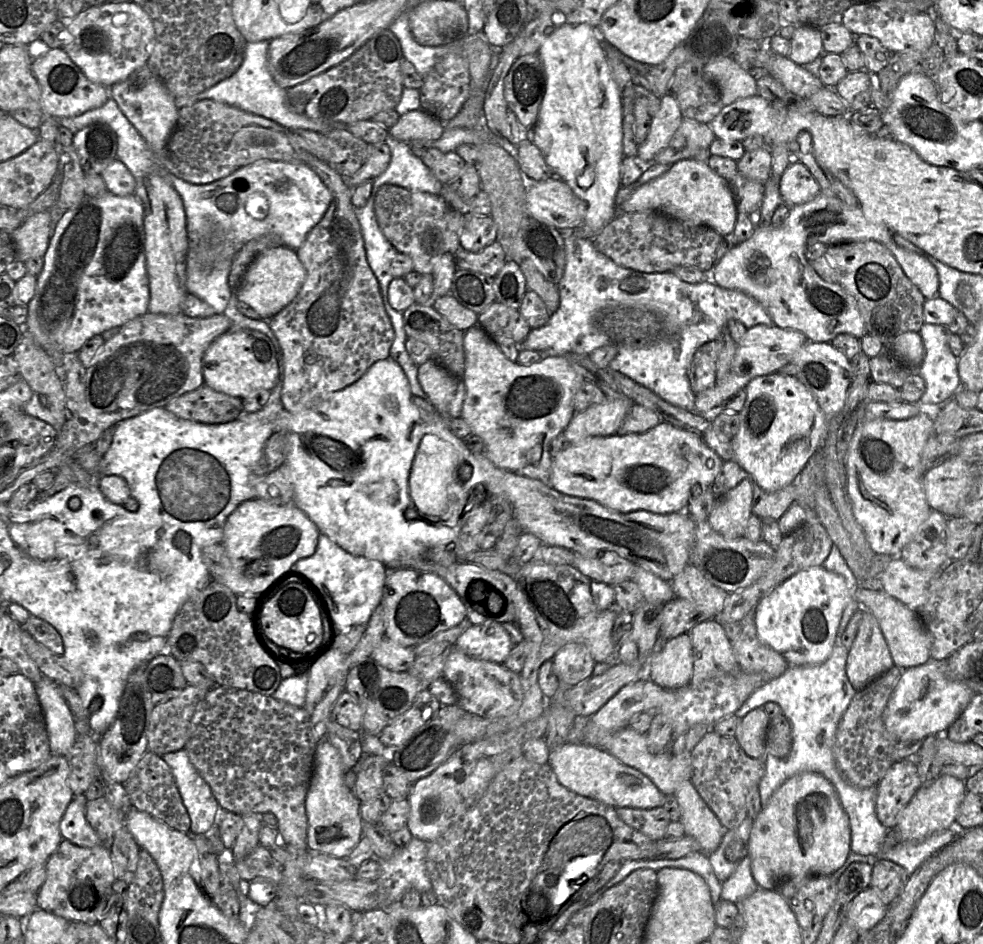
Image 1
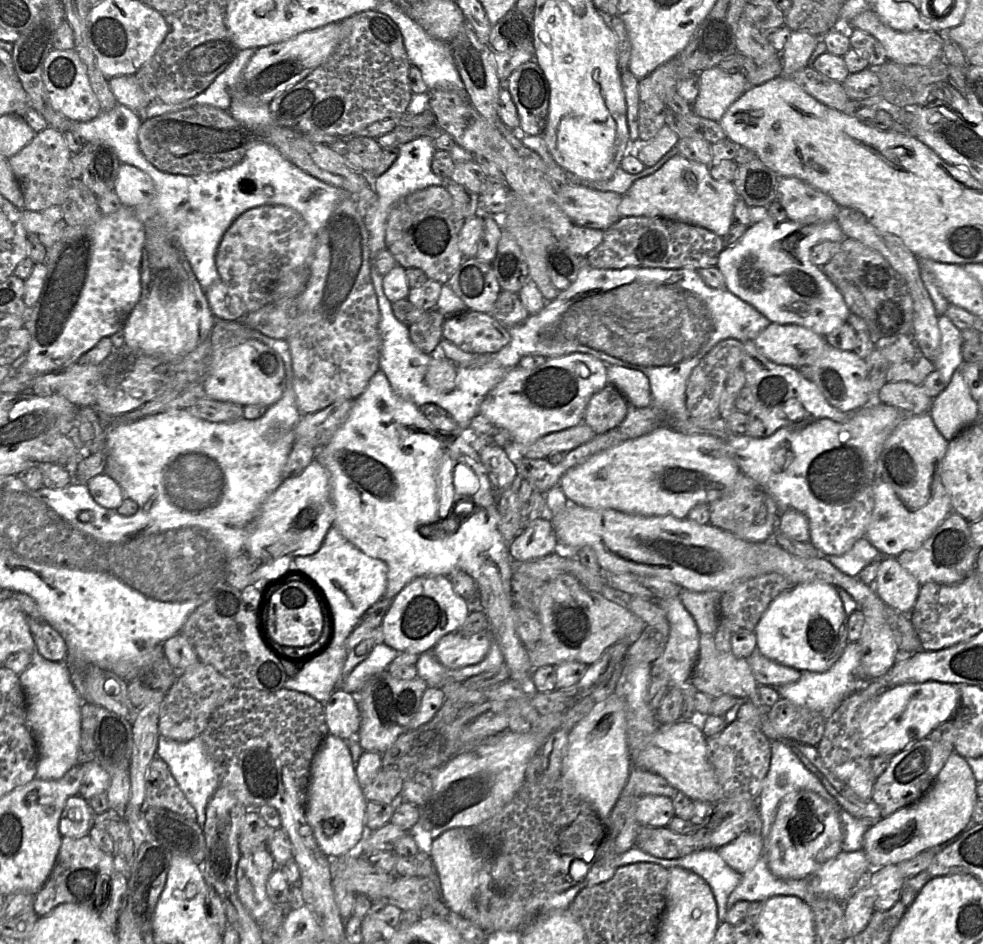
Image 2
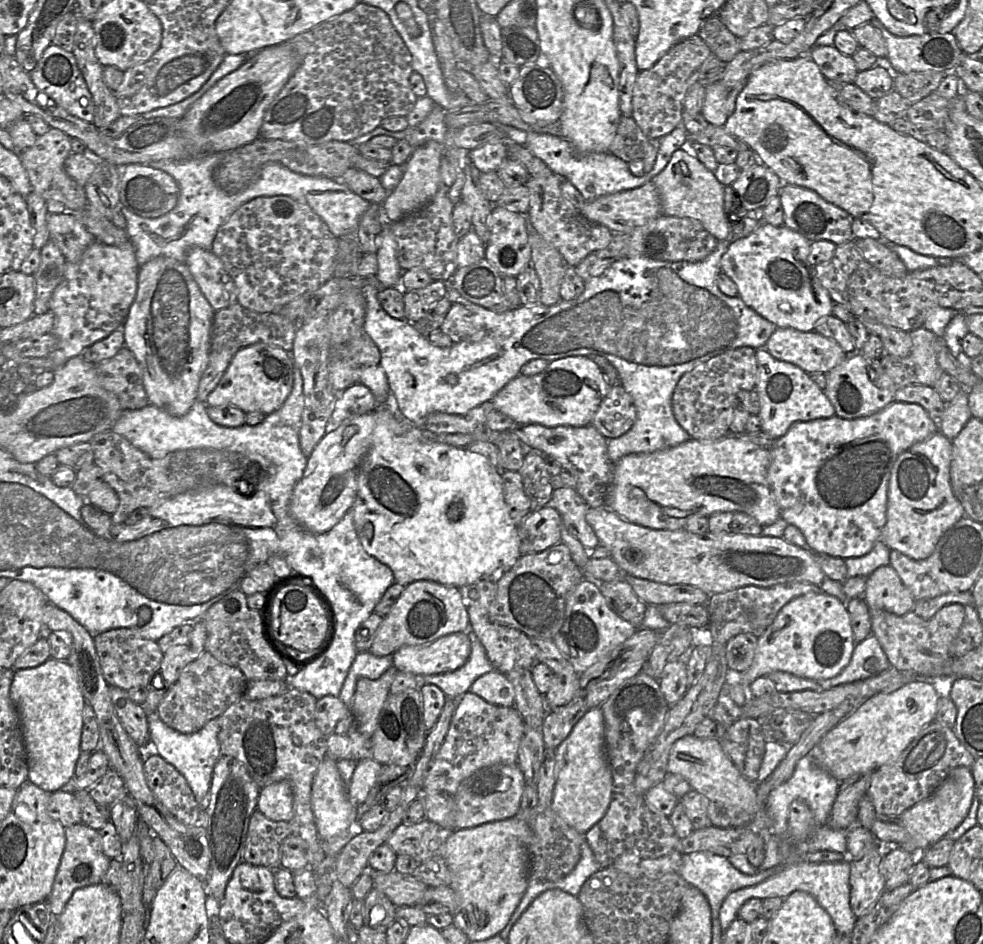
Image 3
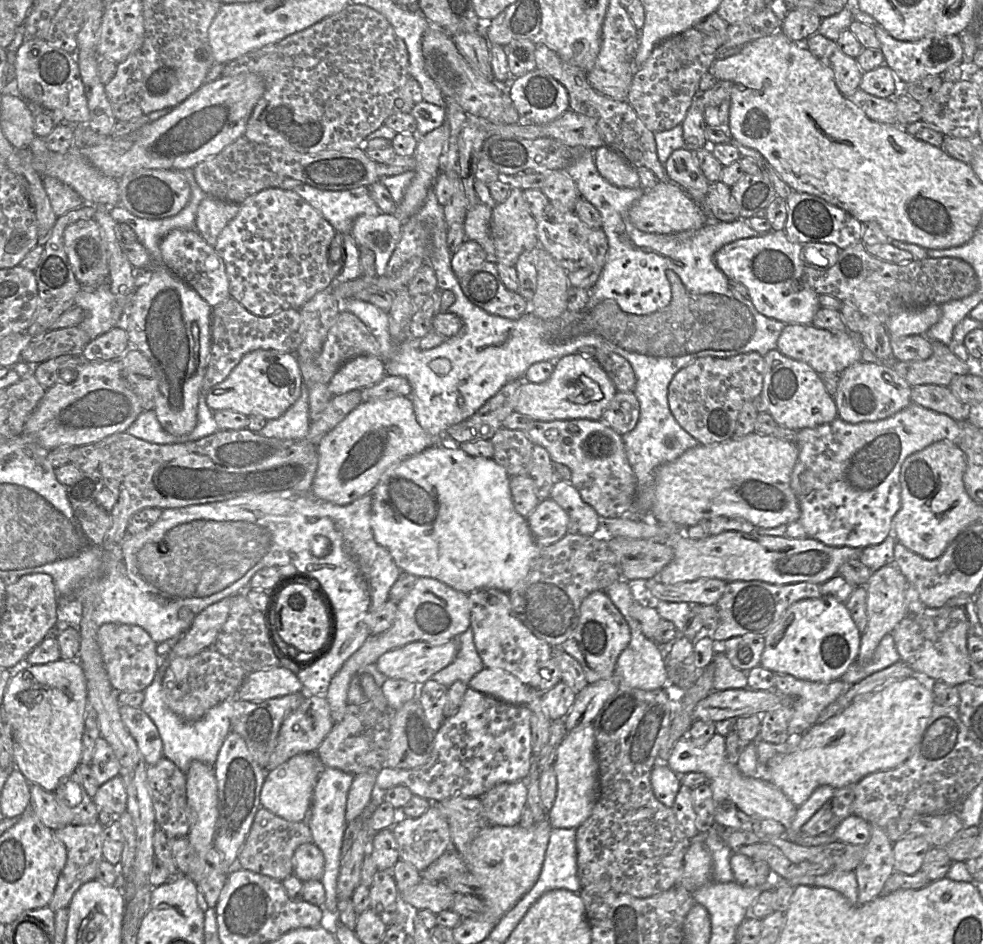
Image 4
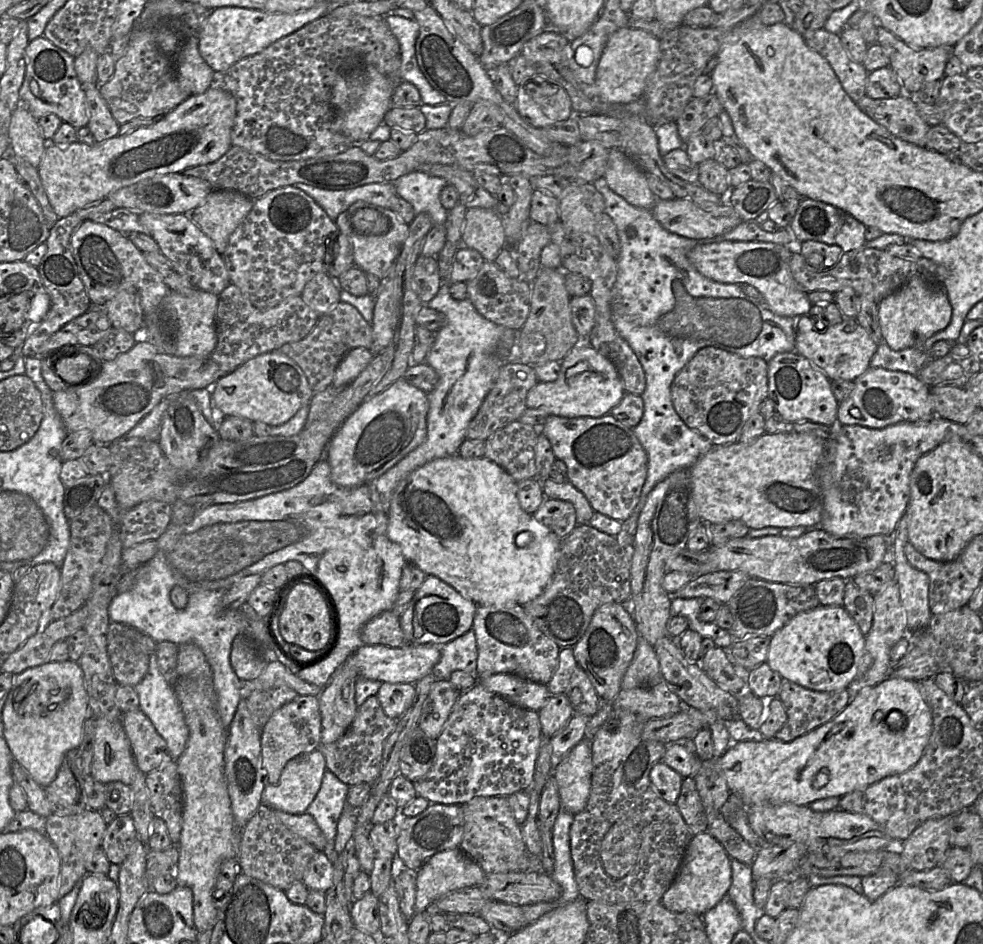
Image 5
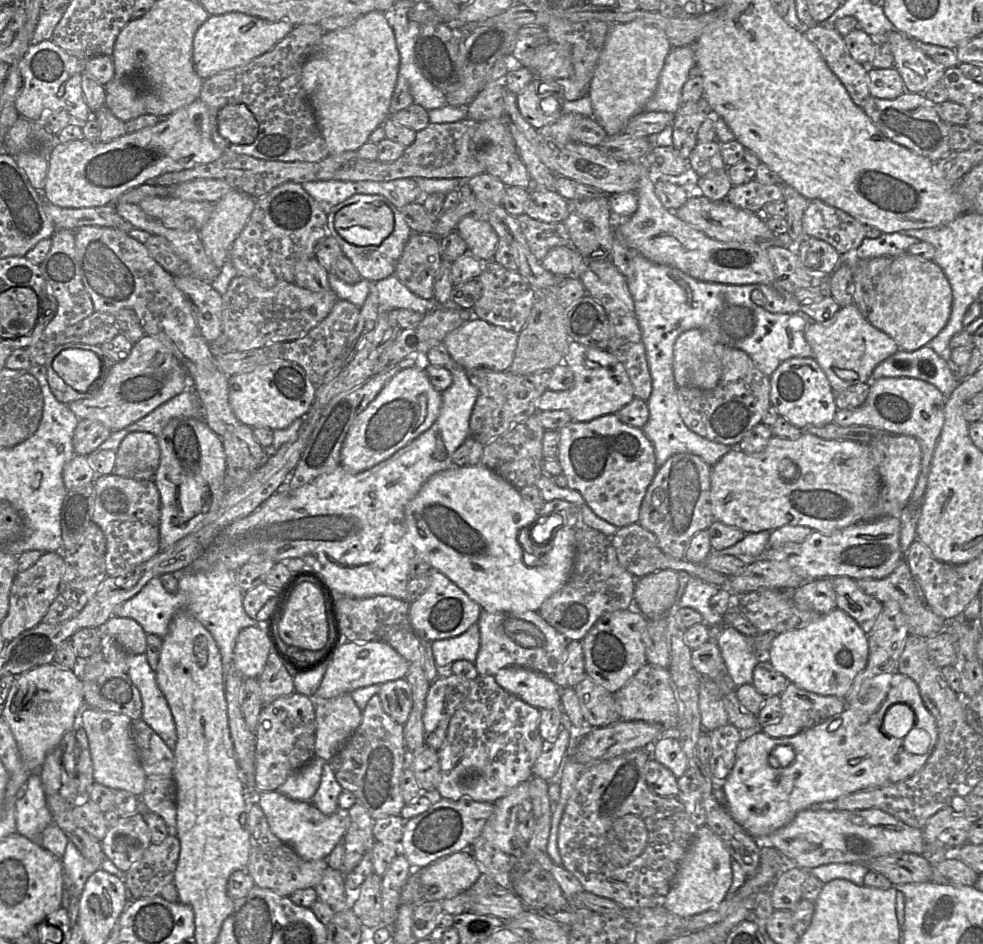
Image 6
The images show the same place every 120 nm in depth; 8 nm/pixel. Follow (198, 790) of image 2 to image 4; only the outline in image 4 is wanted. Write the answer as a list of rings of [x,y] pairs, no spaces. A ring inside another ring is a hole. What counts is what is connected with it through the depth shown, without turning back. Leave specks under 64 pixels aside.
[[[165,656],[159,657],[158,671],[152,683],[143,691],[144,700],[140,708],[150,717],[158,729],[163,742],[163,756],[172,761],[184,774],[195,760],[214,766],[218,753],[227,735],[231,732],[230,725],[235,699],[227,699],[214,706],[197,721],[187,722],[181,719],[167,706],[164,700],[162,674],[160,674],[159,668]]]

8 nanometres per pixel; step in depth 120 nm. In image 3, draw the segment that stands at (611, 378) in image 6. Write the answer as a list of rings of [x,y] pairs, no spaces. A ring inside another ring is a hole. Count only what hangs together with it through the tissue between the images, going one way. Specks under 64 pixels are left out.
[[[570,356],[549,362],[546,369],[536,375],[525,376],[520,373],[489,401],[493,403],[495,411],[512,418],[517,425],[539,424],[545,427],[584,427],[591,424],[610,388],[611,384],[603,371],[592,359],[586,356]]]

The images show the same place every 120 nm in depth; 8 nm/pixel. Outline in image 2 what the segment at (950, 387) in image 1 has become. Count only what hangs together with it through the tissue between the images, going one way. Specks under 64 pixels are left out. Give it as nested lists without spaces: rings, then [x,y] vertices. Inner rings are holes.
[[[946,316],[939,317],[937,323],[941,333],[941,344],[933,365],[944,382],[949,385],[954,372],[964,363],[961,330]]]

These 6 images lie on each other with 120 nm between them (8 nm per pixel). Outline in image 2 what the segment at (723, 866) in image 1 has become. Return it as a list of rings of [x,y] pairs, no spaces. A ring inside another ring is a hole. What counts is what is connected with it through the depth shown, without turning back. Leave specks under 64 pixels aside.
[[[747,830],[736,839],[717,849],[720,857],[734,871],[743,875],[751,870],[763,854],[763,839]]]

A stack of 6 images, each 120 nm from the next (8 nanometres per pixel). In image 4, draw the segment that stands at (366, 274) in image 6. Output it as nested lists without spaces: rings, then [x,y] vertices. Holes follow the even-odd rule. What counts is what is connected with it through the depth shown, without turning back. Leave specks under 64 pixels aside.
[[[380,213],[376,216],[360,215],[353,224],[350,234],[359,247],[367,247],[375,254],[378,276],[386,273],[387,264],[401,238],[403,221],[393,214]]]

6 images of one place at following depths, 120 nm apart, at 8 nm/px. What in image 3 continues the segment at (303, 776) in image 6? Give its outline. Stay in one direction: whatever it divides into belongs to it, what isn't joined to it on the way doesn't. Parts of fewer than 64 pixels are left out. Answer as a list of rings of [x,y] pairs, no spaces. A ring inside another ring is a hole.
[[[280,781],[262,788],[256,810],[272,821],[290,822],[294,817],[291,784]]]

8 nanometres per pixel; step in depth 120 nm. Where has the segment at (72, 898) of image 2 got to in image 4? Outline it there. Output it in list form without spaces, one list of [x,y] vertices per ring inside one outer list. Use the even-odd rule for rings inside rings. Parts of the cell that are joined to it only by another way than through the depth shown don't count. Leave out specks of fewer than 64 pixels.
[[[98,821],[88,825],[69,824],[57,830],[54,834],[66,848],[66,863],[61,871],[49,907],[55,912],[67,908],[75,892],[86,882],[96,878],[96,871],[103,859],[103,828]]]

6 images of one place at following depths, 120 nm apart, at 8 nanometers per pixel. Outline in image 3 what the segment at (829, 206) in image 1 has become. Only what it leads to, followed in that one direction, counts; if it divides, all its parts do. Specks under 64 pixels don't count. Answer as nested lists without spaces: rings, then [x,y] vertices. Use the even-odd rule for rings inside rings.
[[[762,222],[750,235],[729,244],[720,260],[721,270],[736,284],[738,296],[743,302],[777,327],[813,331],[819,320],[832,314],[834,302],[817,278],[815,266],[808,261],[811,243],[785,225],[773,226]]]

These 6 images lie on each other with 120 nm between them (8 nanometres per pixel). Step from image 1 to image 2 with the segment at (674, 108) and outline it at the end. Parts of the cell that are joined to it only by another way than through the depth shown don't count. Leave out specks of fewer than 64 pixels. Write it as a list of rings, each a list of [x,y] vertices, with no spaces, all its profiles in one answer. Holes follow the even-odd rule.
[[[666,124],[653,138],[630,142],[628,153],[637,157],[646,167],[650,167],[670,151],[677,144],[678,139],[675,131]]]

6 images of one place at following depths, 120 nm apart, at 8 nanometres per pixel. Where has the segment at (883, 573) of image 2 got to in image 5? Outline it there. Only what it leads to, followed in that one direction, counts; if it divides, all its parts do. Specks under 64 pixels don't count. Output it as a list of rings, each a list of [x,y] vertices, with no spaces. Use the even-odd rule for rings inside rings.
[[[896,580],[884,584],[873,594],[873,599],[872,626],[870,631],[865,635],[865,646],[857,673],[847,687],[850,700],[851,698],[855,698],[856,694],[862,688],[876,685],[889,677],[892,667],[890,658],[891,649],[902,637],[907,638],[907,632],[909,631],[906,626],[906,619],[904,617],[904,610],[900,601],[899,588]]]

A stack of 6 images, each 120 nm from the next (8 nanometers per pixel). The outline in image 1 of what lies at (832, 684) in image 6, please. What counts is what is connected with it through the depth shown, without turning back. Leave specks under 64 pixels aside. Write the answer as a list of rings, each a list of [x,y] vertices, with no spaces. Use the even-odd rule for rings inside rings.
[[[824,566],[803,569],[764,595],[753,612],[757,634],[790,666],[821,664],[832,653],[842,614],[850,598],[841,575]]]

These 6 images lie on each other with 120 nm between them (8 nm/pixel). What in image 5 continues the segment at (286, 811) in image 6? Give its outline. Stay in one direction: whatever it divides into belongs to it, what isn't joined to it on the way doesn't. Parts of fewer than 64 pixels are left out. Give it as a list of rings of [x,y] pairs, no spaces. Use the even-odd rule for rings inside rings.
[[[274,810],[274,812],[279,821],[289,830],[305,839],[317,851],[323,852],[327,845],[327,840],[310,814],[306,812],[300,815],[293,815],[281,810]]]

